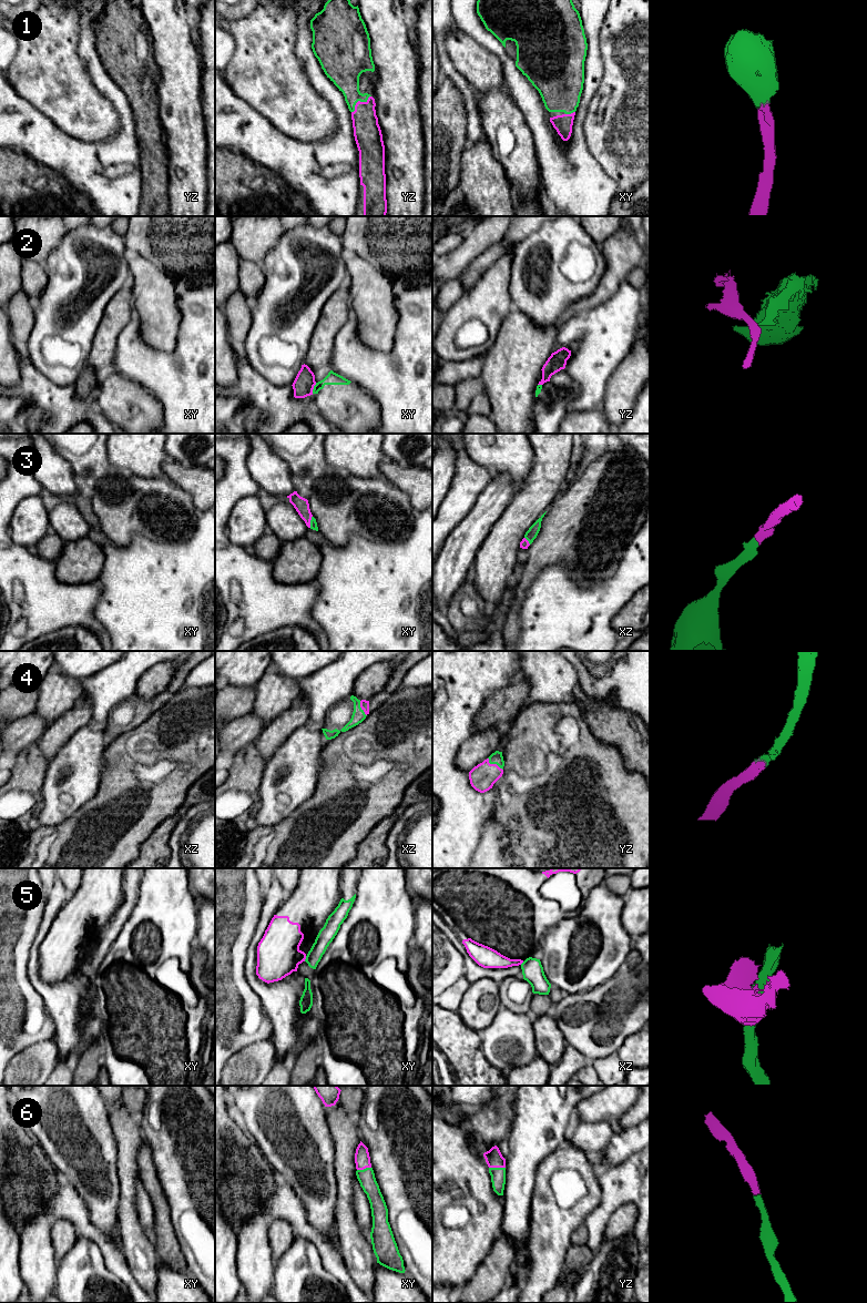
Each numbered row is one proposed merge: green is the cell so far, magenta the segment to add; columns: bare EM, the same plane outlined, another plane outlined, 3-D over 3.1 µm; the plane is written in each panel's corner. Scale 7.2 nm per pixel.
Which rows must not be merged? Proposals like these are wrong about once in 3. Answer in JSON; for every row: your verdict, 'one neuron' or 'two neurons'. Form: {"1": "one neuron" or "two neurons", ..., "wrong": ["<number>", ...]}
{"1": "one neuron", "2": "two neurons", "3": "one neuron", "4": "one neuron", "5": "two neurons", "6": "one neuron", "wrong": ["2", "5"]}

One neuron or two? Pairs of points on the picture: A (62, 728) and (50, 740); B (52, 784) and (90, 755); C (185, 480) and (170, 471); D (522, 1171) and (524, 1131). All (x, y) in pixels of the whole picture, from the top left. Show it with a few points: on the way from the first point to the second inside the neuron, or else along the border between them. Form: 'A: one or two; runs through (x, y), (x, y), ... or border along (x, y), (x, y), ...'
A: one; runs through (59, 731), (53, 736)
B: one; runs through (62, 786), (80, 765)
C: one; runs through (182, 477), (173, 471)
D: one; runs through (523, 1161), (524, 1141)

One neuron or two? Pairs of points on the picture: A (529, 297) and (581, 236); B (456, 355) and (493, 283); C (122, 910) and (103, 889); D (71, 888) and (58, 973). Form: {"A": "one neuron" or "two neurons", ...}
{"A": "one neuron", "B": "one neuron", "C": "two neurons", "D": "two neurons"}

